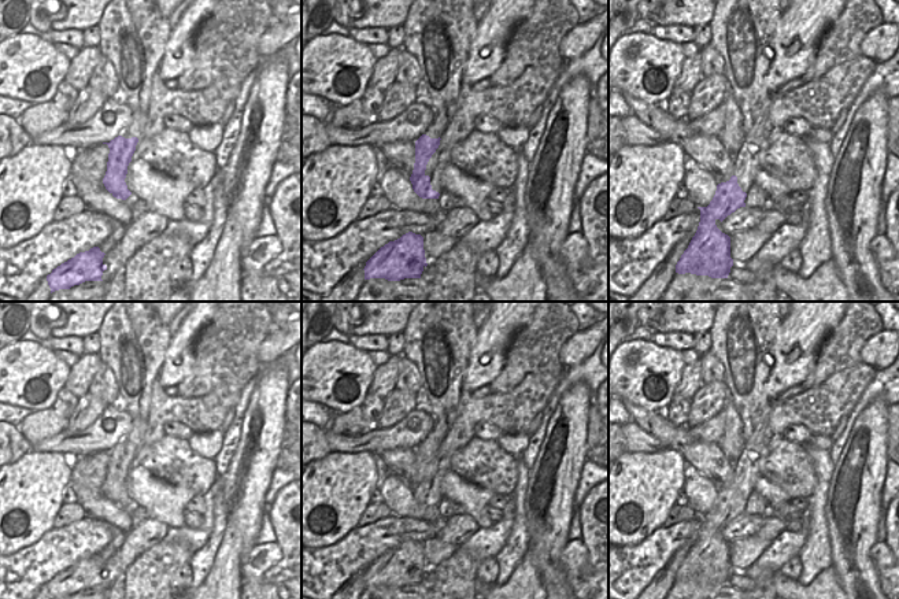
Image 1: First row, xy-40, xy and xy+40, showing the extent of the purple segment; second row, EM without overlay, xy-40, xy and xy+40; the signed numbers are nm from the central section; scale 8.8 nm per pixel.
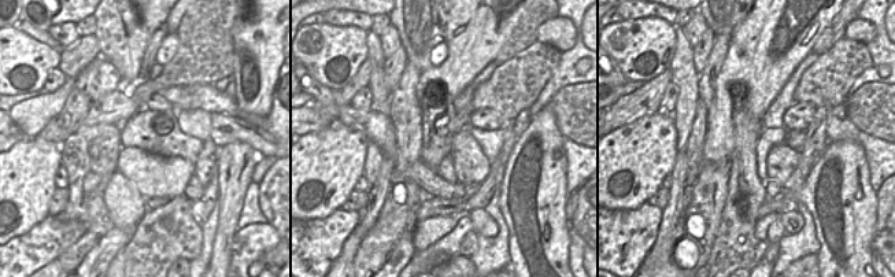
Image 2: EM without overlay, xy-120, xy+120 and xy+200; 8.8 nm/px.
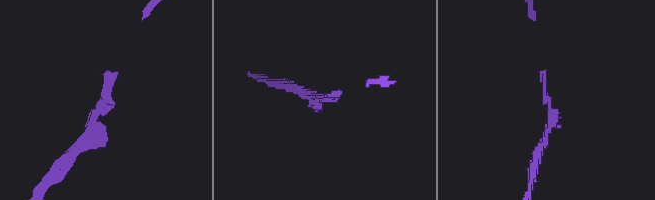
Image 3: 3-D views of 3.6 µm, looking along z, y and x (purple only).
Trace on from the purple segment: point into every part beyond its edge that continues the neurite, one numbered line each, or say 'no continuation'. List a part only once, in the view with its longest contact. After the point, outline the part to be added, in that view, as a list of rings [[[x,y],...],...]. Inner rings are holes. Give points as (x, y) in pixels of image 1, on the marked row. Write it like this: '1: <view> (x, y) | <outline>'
no continuation

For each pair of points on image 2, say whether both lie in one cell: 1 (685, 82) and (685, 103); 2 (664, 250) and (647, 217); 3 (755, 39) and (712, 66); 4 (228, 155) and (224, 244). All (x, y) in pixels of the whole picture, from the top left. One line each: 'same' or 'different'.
1: same
2: different
3: different
4: same

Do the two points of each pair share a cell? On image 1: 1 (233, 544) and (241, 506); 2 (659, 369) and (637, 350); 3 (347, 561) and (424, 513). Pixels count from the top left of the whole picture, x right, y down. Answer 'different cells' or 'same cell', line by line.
1: different cells
2: same cell
3: different cells

